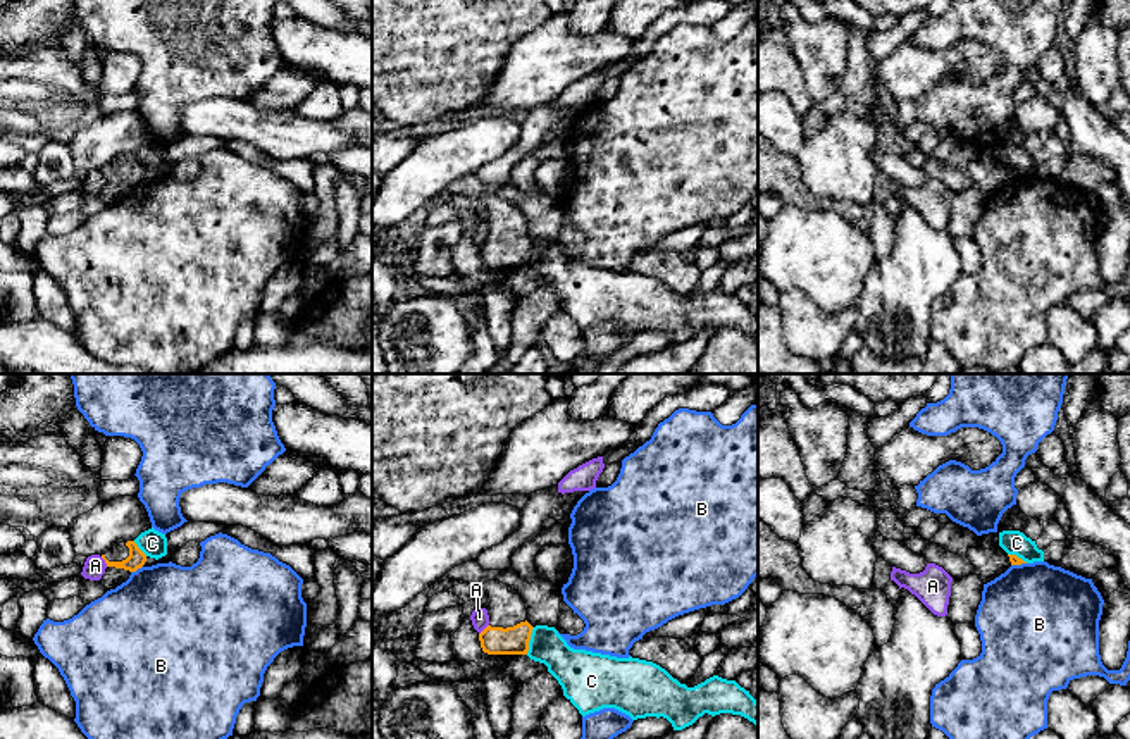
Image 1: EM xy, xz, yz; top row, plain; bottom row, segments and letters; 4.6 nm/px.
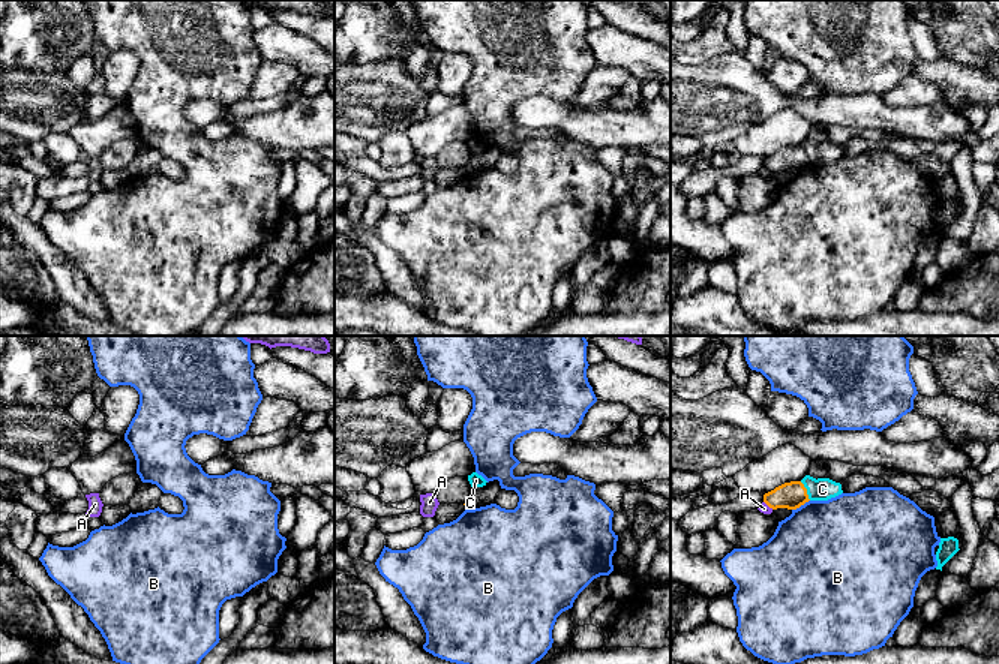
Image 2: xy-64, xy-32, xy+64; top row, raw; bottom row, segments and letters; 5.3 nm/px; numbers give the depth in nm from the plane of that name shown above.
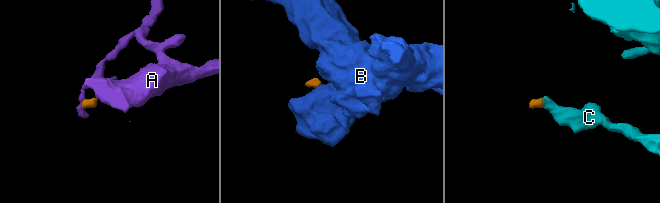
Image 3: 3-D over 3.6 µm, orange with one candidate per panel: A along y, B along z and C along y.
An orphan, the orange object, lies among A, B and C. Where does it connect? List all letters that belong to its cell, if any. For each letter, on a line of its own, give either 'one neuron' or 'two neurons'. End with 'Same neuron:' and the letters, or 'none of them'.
A: two neurons
B: two neurons
C: two neurons
Same neuron: none of them

